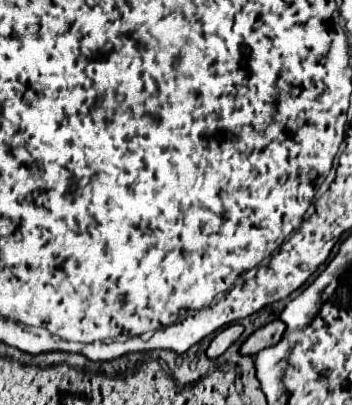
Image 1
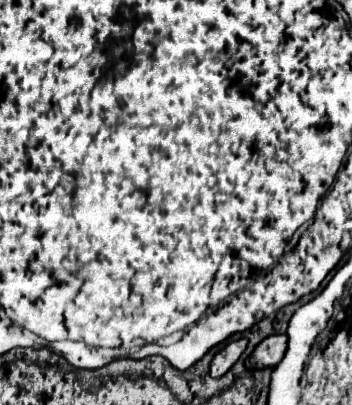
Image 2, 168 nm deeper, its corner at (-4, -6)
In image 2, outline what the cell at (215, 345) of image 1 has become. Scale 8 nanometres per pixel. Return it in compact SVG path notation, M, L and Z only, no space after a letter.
M238 338L238 340L230 340L228 344L224 344L212 358L210 362L210 374L214 378L220 378L222 374L226 374L230 370L230 366L240 358L240 354L244 352L248 340L246 338Z

